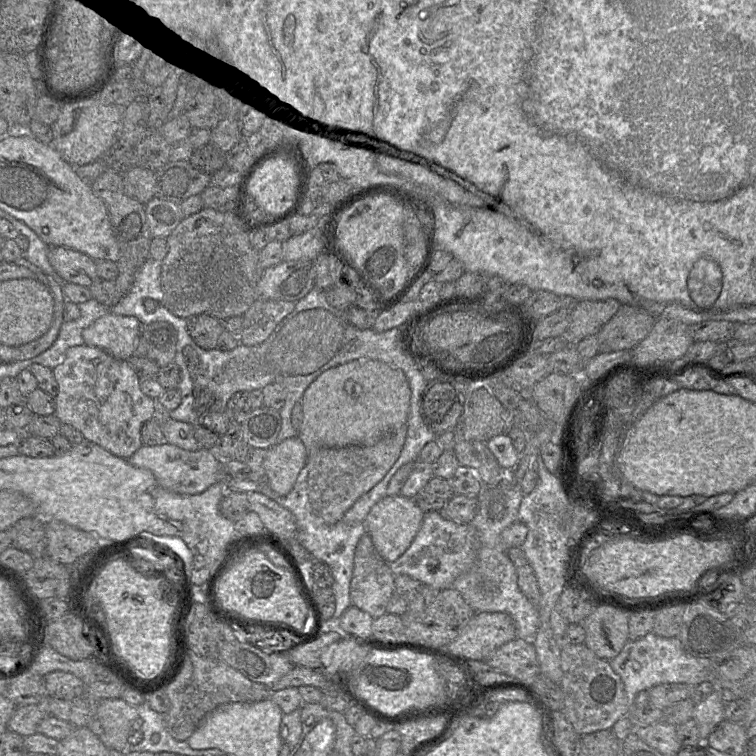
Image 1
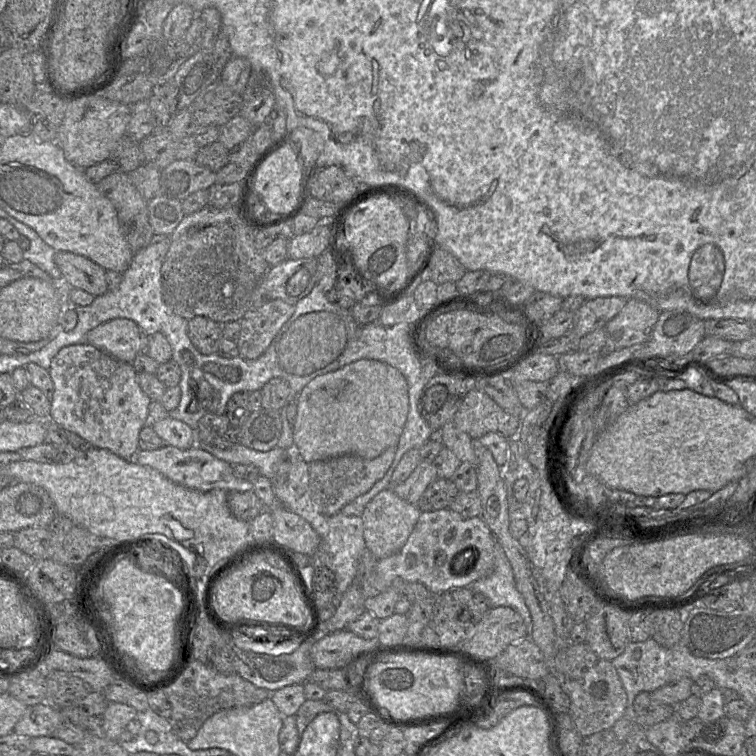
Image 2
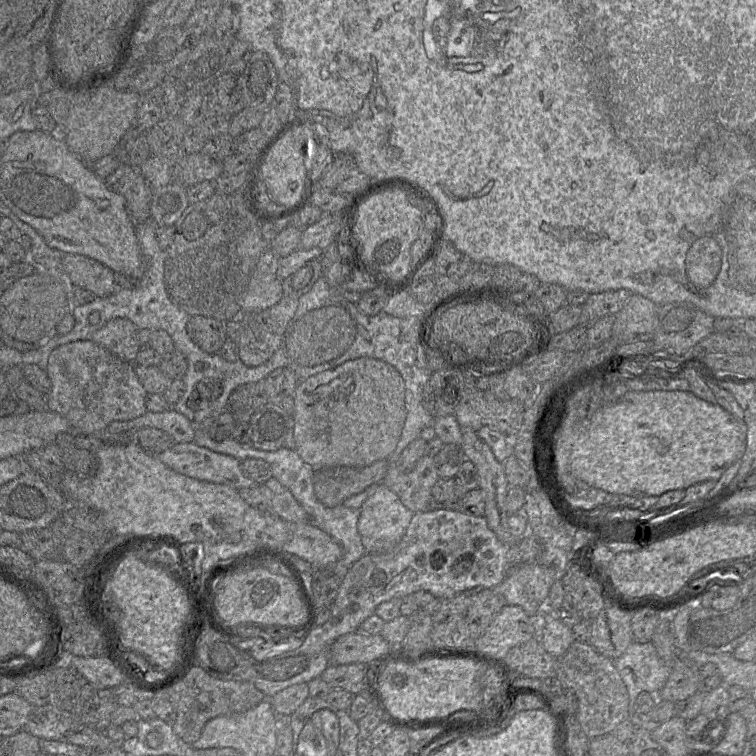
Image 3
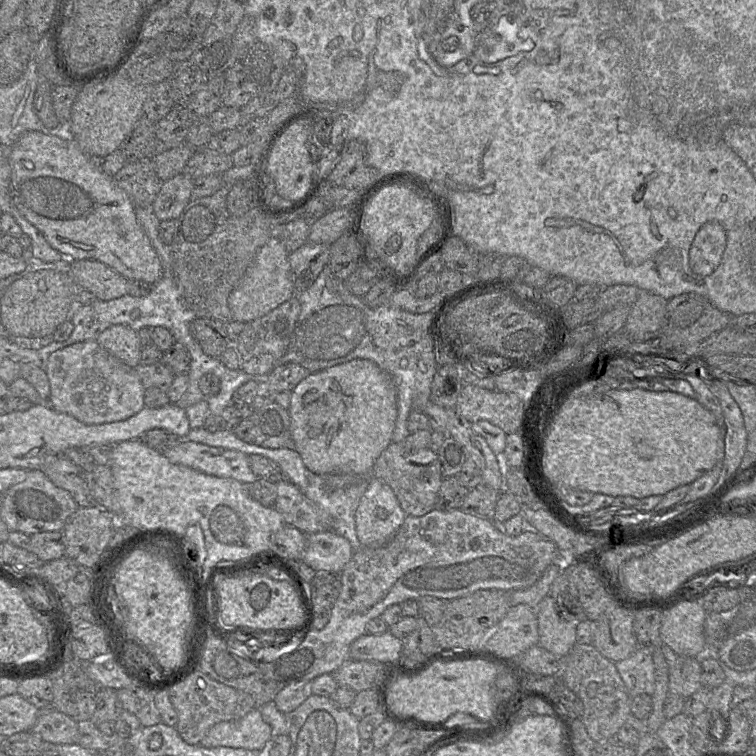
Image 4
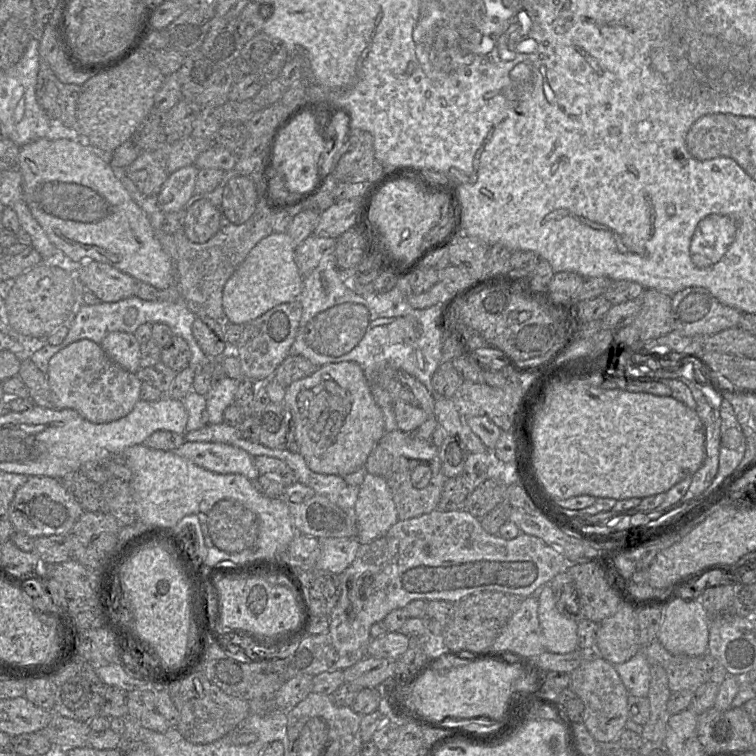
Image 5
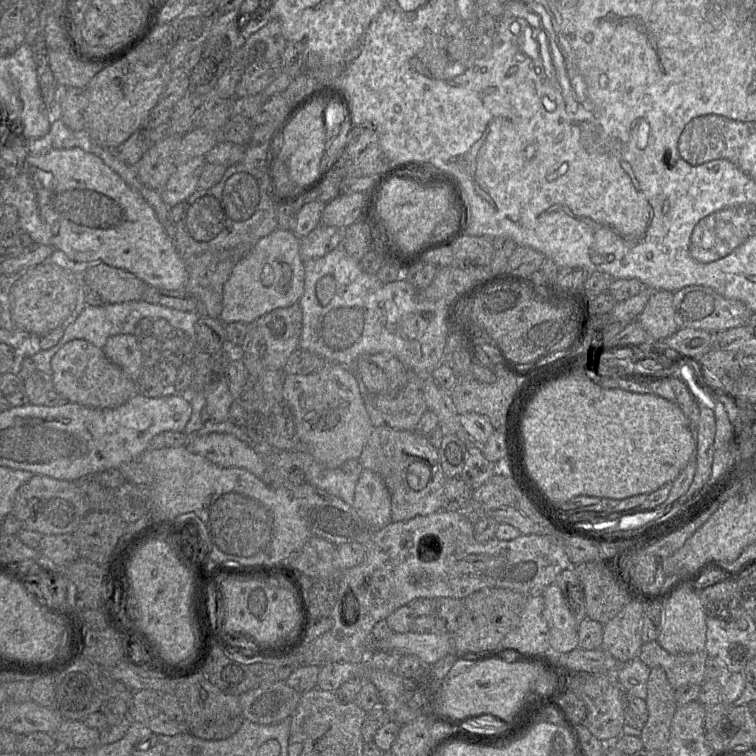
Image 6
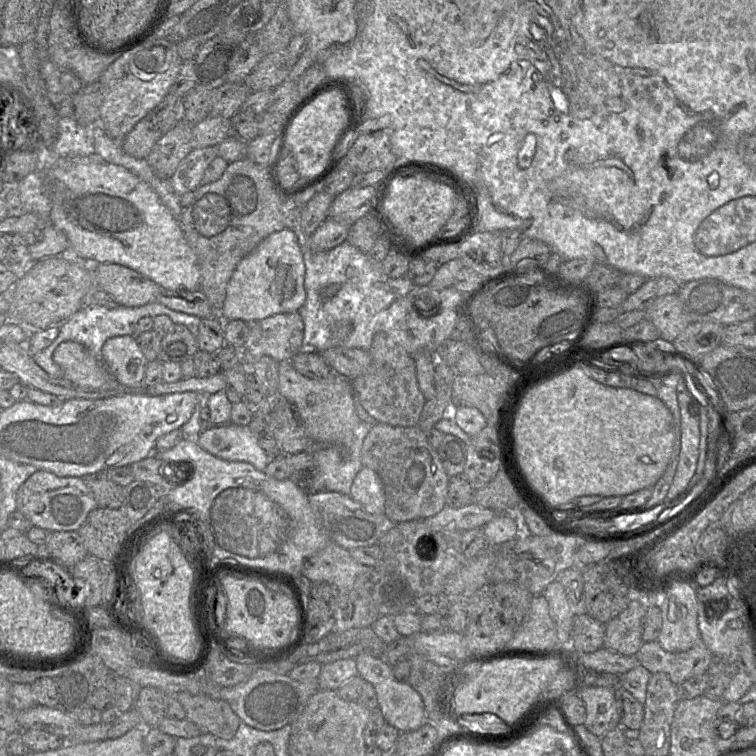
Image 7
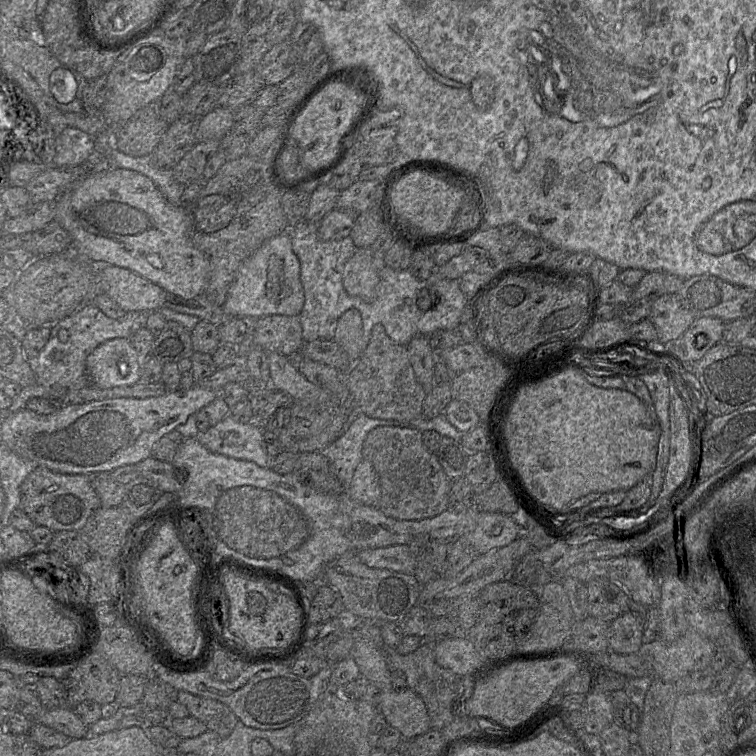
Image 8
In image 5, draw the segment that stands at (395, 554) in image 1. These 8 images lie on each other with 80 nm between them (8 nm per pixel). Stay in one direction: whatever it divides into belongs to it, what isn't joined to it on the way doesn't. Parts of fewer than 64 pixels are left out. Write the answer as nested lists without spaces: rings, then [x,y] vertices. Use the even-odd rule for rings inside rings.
[[[366,473],[355,505],[360,544],[384,536],[399,521],[392,492],[386,480]]]

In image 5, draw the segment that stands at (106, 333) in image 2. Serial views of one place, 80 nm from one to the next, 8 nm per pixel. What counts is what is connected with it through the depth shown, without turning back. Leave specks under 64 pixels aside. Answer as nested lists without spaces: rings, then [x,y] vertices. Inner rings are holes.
[[[113,331],[100,343],[109,358],[131,373],[137,373],[140,367],[140,343],[133,333]]]

